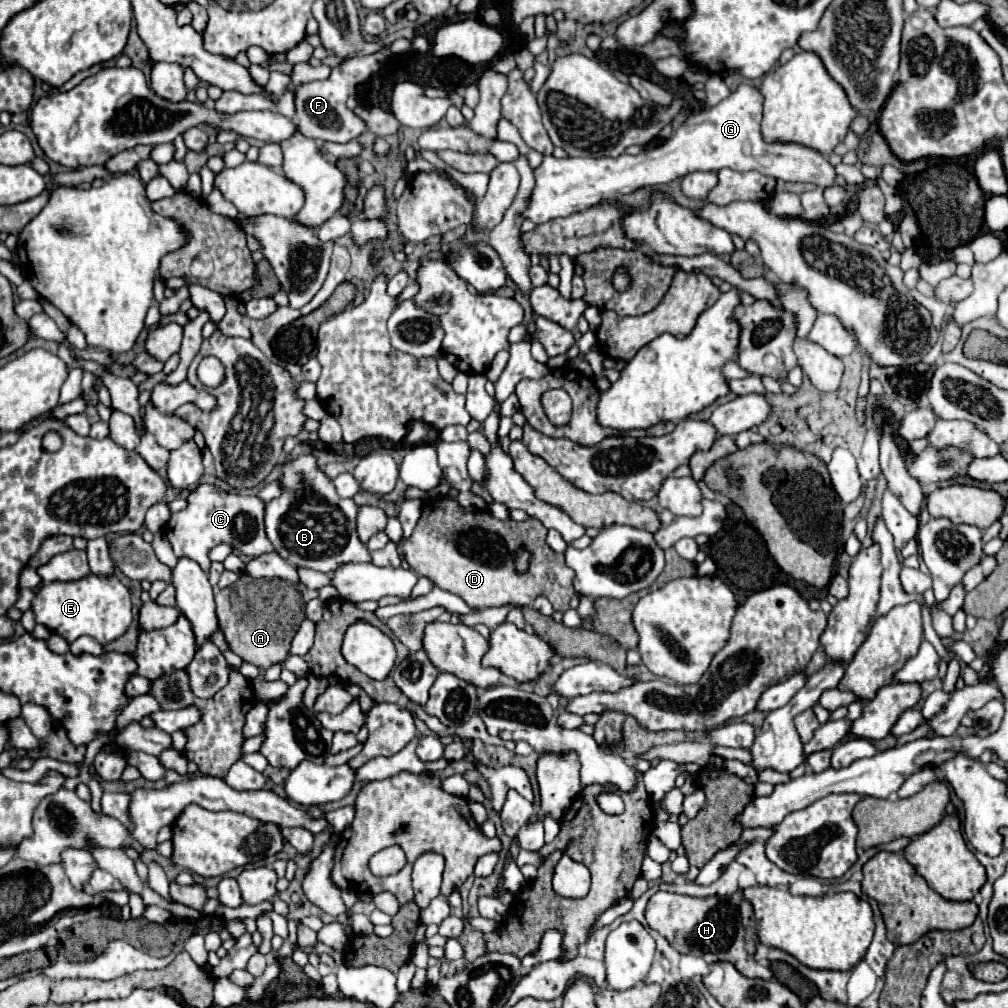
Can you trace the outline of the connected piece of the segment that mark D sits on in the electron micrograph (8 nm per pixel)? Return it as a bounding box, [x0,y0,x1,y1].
[399,496,575,612]

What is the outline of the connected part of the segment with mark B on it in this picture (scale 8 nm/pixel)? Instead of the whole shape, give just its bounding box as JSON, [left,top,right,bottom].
[267,456,371,572]

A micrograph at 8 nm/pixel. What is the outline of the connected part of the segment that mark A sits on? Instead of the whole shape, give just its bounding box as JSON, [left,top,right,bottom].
[215,574,305,670]

